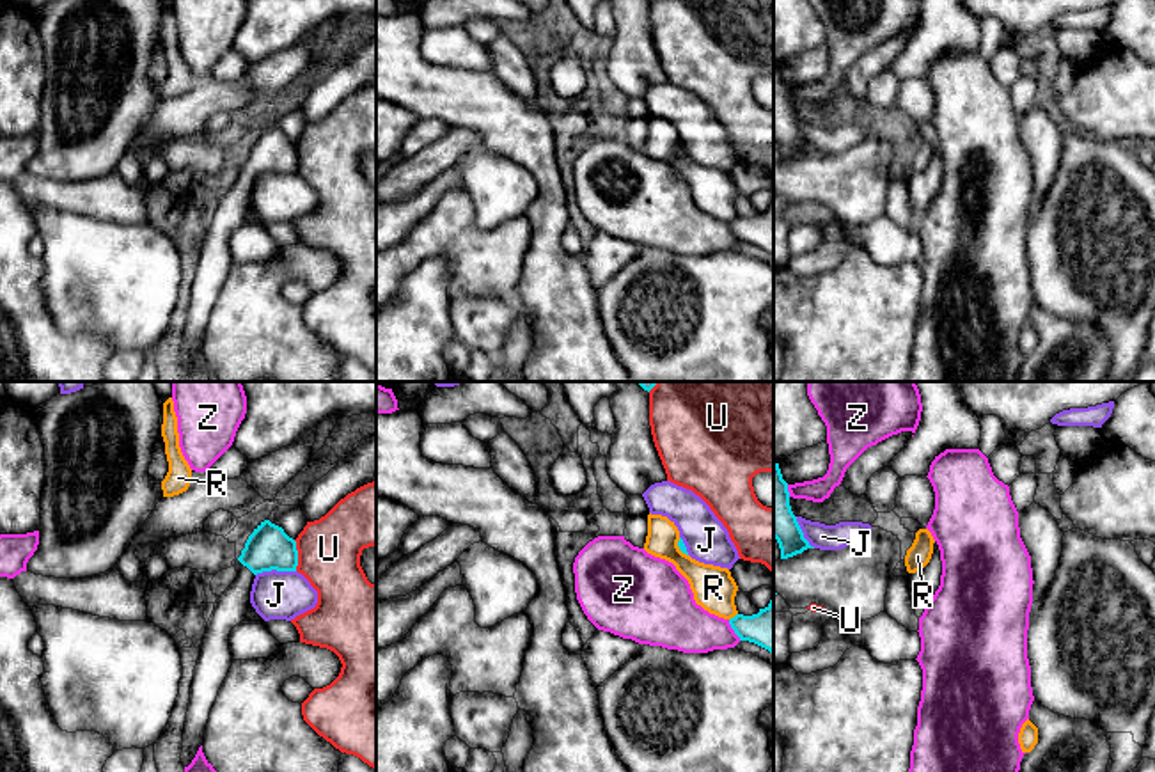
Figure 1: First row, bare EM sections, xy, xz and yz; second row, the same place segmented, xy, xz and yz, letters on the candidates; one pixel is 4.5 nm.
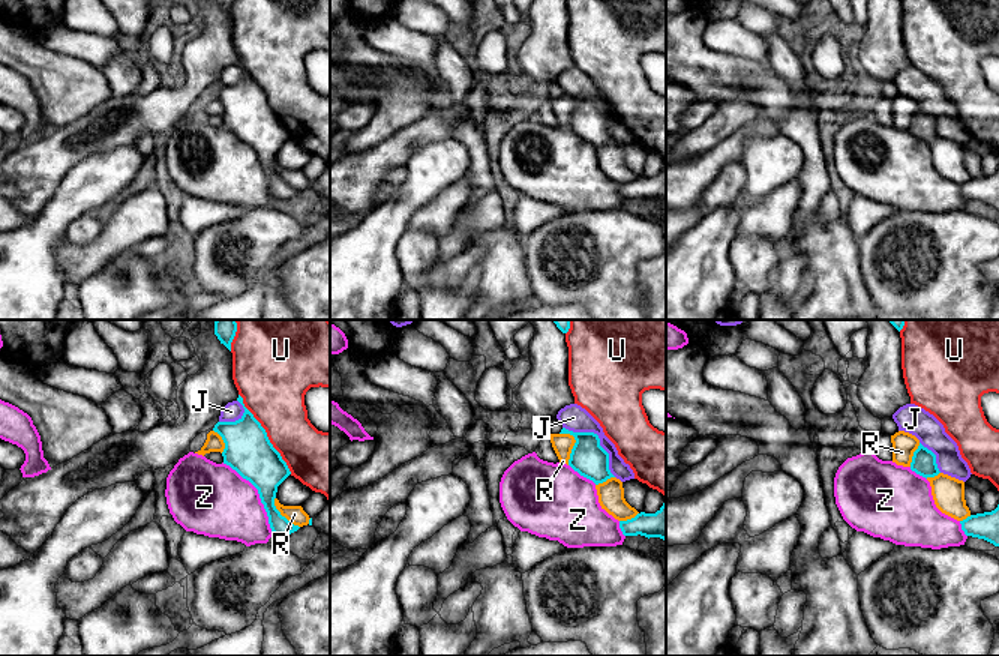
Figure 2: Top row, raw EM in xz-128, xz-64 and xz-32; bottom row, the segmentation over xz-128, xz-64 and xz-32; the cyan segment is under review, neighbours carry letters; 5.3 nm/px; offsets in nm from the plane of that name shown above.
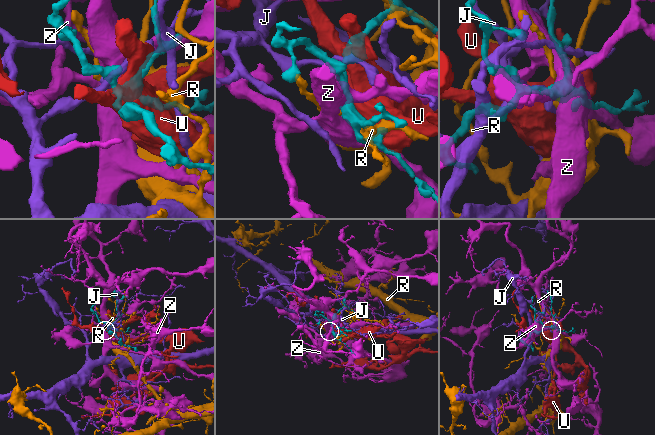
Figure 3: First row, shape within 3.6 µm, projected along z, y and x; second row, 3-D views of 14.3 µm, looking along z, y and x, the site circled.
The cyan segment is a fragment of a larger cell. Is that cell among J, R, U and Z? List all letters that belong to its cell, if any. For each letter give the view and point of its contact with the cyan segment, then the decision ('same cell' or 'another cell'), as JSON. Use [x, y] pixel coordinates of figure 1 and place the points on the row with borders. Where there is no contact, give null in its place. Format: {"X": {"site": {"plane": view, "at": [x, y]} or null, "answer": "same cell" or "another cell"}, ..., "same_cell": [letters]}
{"J": {"site": {"plane": "xy", "at": [275, 568]}, "answer": "another cell"}, "R": {"site": {"plane": "xz", "at": [735, 616]}, "answer": "another cell"}, "U": {"site": {"plane": "xy", "at": [297, 556]}, "answer": "another cell"}, "Z": {"site": {"plane": "xz", "at": [733, 629]}, "answer": "another cell"}, "same_cell": []}

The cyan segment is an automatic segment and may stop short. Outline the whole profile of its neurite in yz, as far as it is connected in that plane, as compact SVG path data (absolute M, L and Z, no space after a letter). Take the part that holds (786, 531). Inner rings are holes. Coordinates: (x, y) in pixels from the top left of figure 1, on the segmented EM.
M774 461L774 538L781 548L781 559L814 548L804 538L797 516L790 506L788 483L782 479L779 463Z

